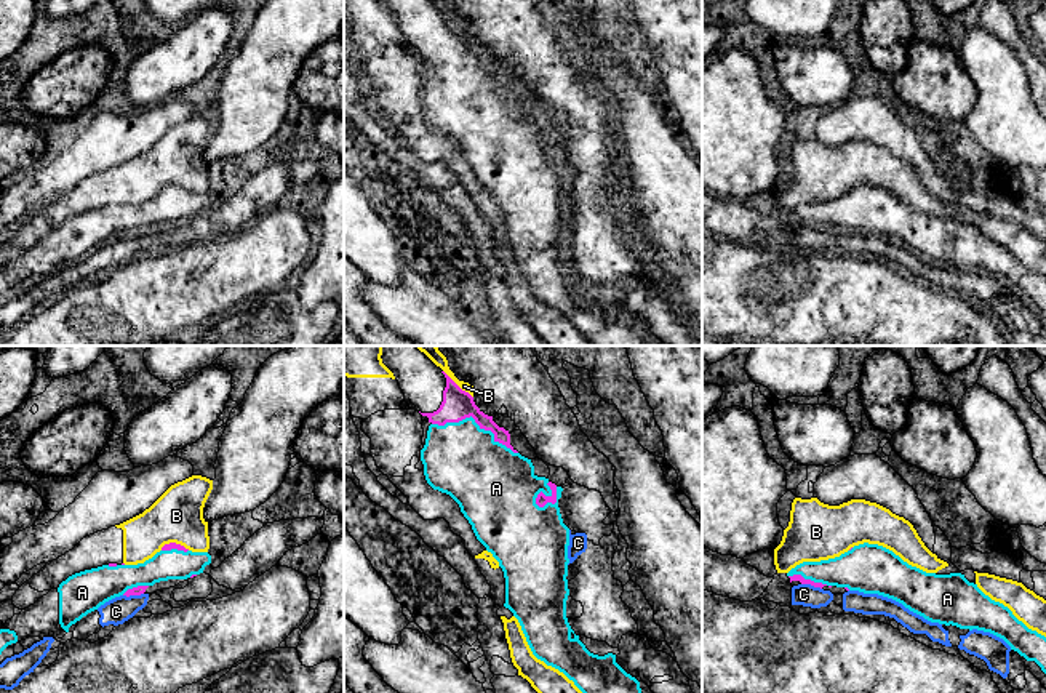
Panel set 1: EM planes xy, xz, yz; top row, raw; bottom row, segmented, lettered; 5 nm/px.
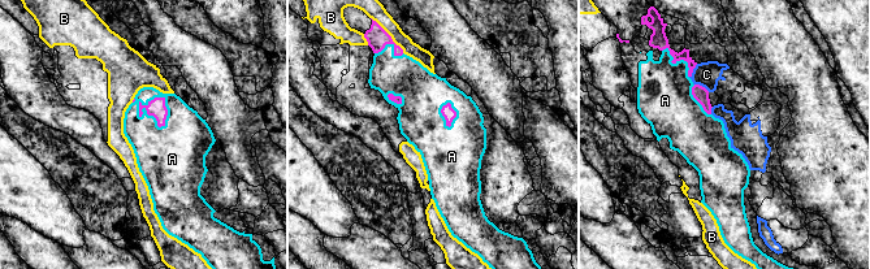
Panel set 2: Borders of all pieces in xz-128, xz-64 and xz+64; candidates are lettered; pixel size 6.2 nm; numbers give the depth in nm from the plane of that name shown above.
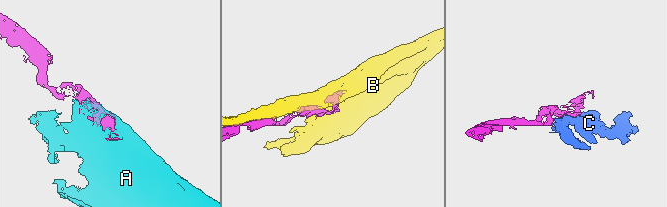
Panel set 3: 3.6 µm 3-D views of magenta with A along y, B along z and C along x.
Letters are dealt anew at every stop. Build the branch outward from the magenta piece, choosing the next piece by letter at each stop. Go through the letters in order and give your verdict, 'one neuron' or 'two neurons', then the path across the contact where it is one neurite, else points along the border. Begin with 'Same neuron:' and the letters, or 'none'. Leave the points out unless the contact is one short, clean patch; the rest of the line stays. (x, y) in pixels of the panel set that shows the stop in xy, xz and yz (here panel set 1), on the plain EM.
Same neuron: A
A: one neuron
B: two neurons
C: two neurons

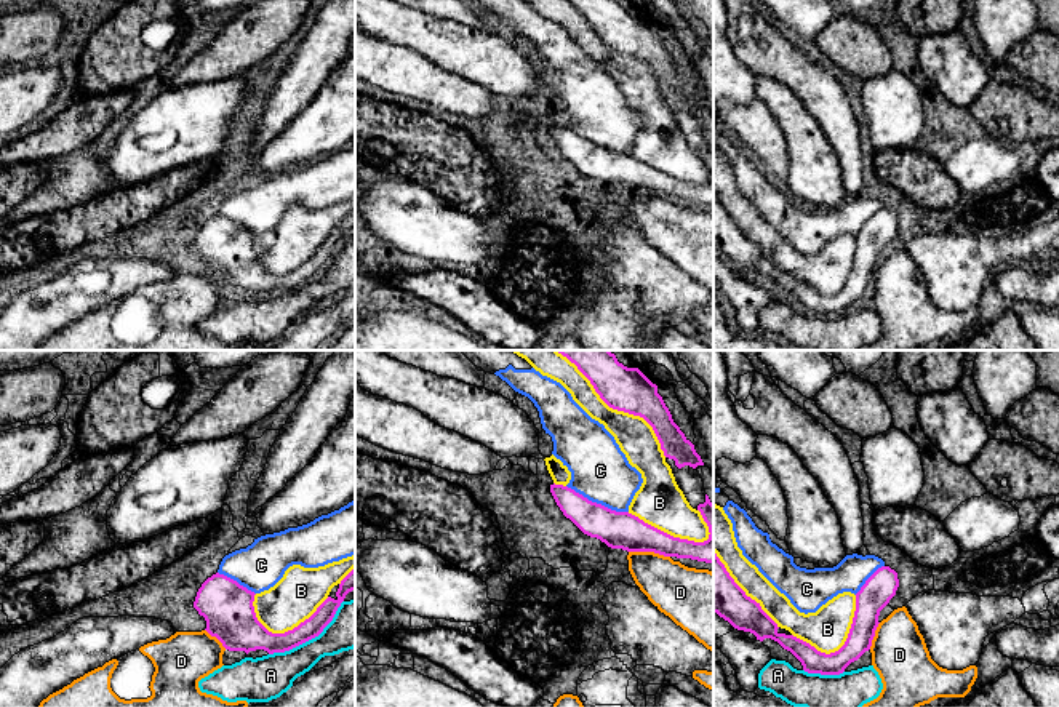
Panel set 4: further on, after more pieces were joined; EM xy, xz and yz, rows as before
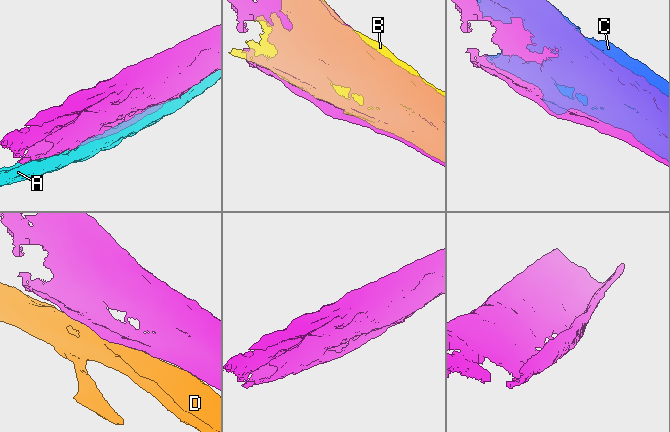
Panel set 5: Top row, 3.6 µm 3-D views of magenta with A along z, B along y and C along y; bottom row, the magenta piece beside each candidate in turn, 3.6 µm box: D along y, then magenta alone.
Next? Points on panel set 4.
Same neuron: none
A: two neurons
B: two neurons
C: two neurons | along xz (567, 127), (592, 143), (627, 154)
D: two neurons

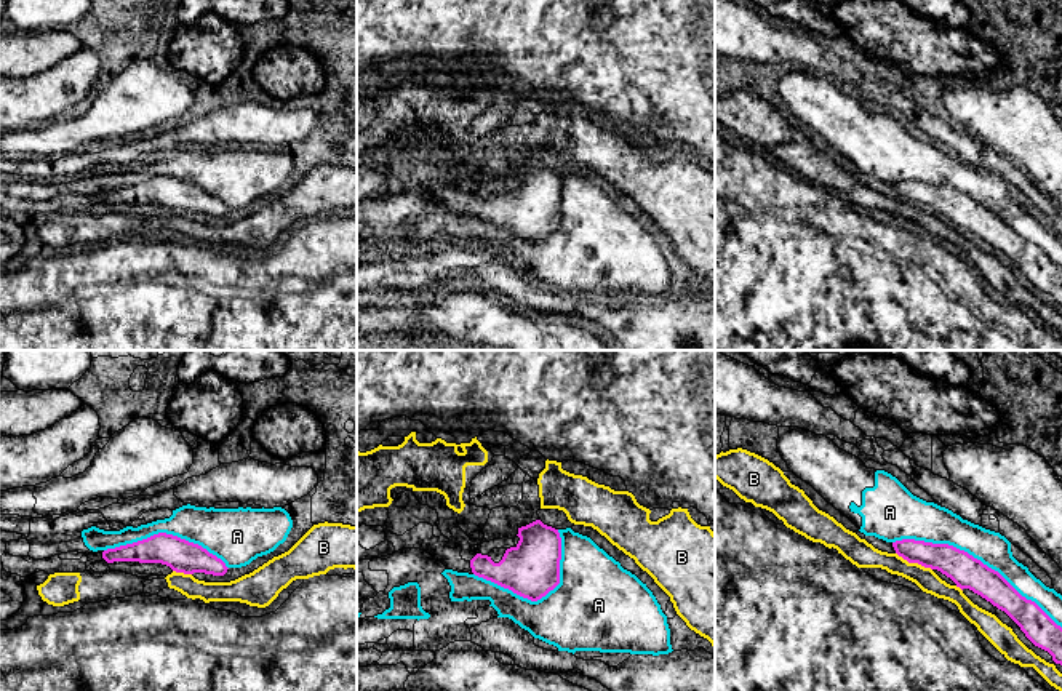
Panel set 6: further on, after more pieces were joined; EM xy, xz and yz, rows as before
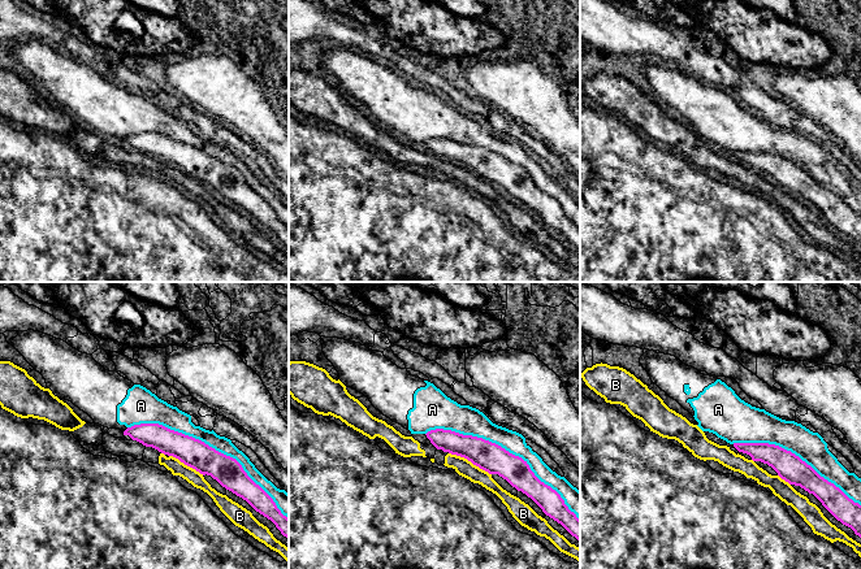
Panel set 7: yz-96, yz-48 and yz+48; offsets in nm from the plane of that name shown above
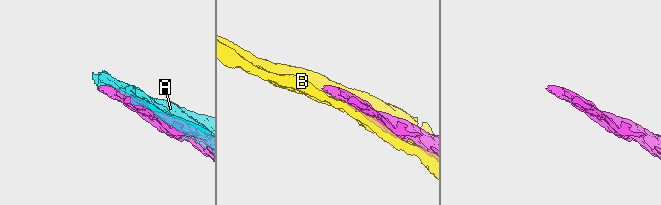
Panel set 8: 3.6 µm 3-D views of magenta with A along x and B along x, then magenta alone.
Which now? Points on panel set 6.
Same neuron: none
A: two neurons
B: two neurons

